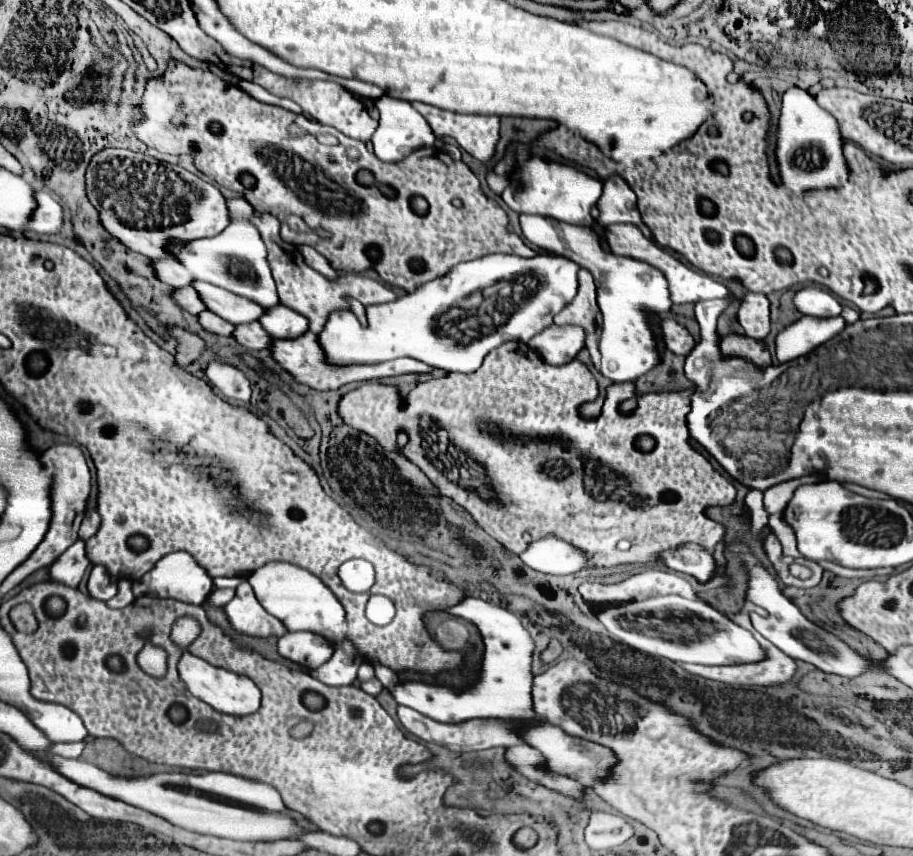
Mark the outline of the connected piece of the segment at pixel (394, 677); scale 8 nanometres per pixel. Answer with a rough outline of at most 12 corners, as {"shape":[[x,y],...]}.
{"shape":[[372,662],[378,680],[384,688],[398,682],[398,674],[392,668]]}

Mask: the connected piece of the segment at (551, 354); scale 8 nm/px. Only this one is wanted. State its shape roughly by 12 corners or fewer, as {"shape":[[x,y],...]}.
{"shape":[[548,326],[528,346],[552,366],[576,358],[584,332]]}

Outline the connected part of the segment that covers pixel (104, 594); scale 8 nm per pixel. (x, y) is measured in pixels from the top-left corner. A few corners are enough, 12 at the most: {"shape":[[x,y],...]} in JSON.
{"shape":[[102,564],[92,568],[88,592],[104,602],[116,596],[116,580]]}

